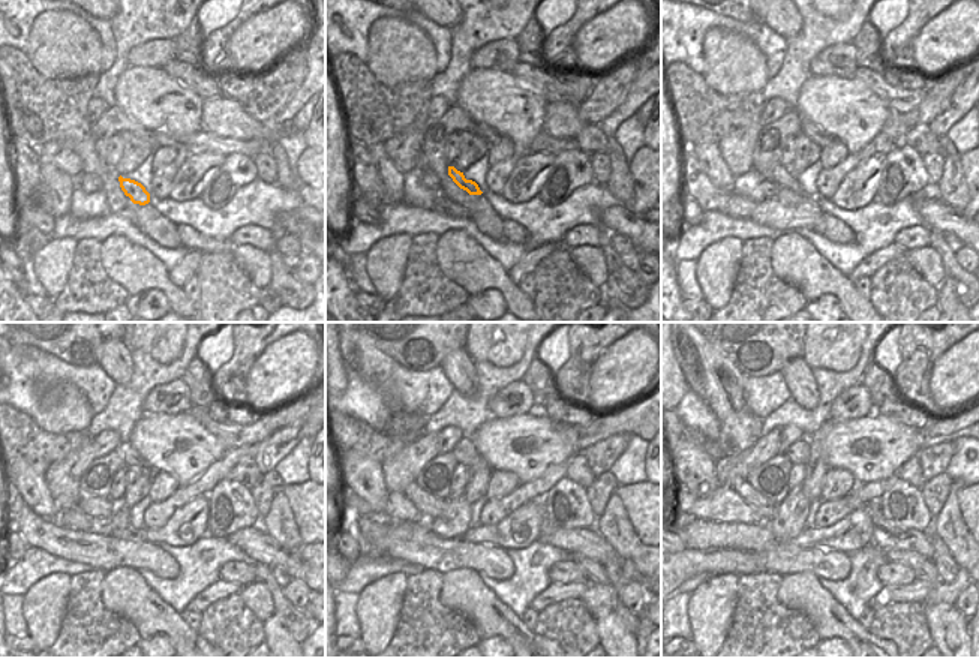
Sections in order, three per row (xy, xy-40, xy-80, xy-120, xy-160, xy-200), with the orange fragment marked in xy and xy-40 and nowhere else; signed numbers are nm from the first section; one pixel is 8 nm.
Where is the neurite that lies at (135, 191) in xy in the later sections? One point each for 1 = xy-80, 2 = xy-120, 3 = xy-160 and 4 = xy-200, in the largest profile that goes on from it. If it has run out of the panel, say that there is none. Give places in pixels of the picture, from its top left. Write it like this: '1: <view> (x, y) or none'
1: xy-80 (781, 174)
2: xy-120 (95, 507)
3: xy-160 (431, 507)
4: xy-200 (766, 508)

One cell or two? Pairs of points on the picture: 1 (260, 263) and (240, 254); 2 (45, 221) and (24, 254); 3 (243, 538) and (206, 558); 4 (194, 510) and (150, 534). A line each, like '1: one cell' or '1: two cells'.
1: one cell
2: two cells
3: two cells
4: one cell

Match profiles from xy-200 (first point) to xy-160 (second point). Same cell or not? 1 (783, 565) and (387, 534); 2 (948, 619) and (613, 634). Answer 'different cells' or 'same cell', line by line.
1: same cell
2: same cell

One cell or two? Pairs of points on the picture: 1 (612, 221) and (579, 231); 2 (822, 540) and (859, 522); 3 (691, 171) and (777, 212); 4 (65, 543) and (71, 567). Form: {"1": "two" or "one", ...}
{"1": "two", "2": "one", "3": "one", "4": "two"}

